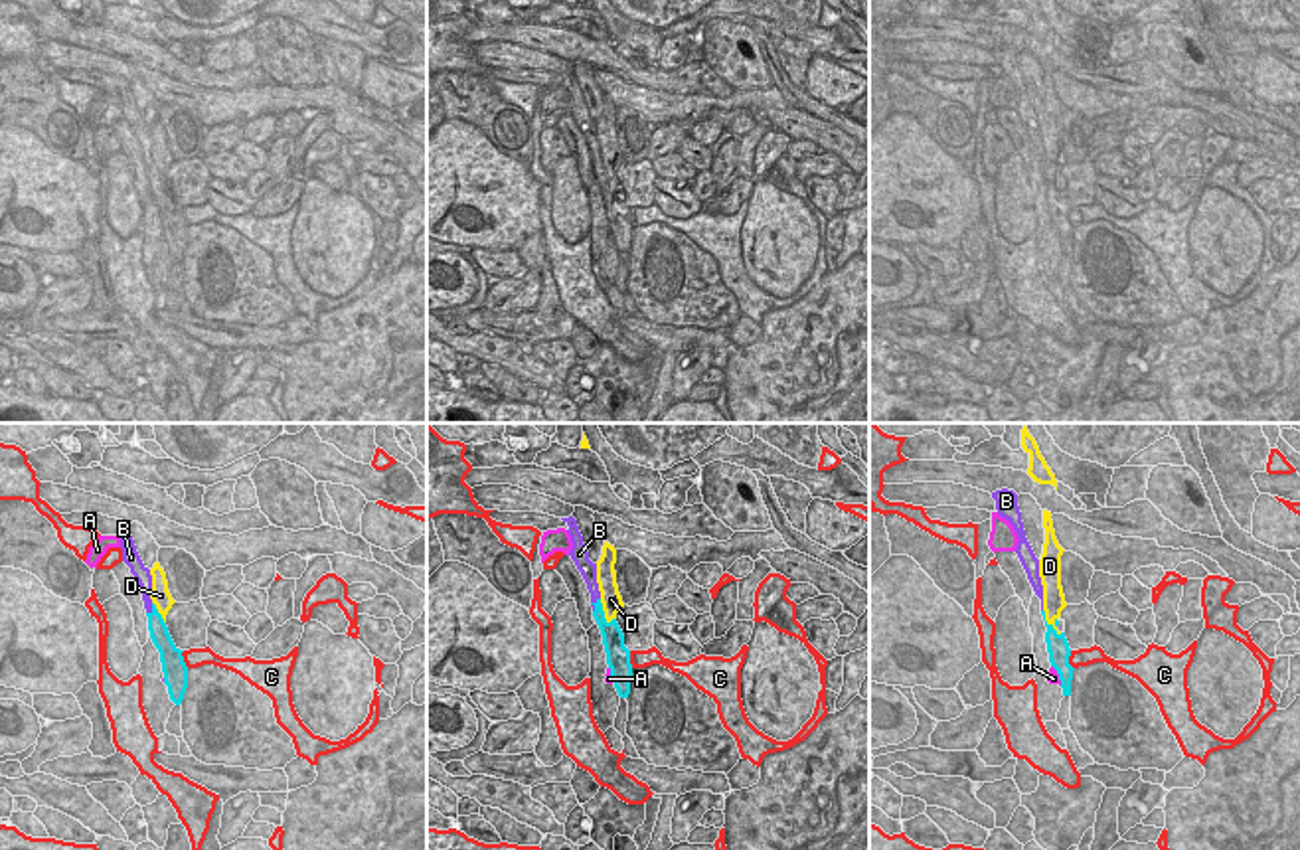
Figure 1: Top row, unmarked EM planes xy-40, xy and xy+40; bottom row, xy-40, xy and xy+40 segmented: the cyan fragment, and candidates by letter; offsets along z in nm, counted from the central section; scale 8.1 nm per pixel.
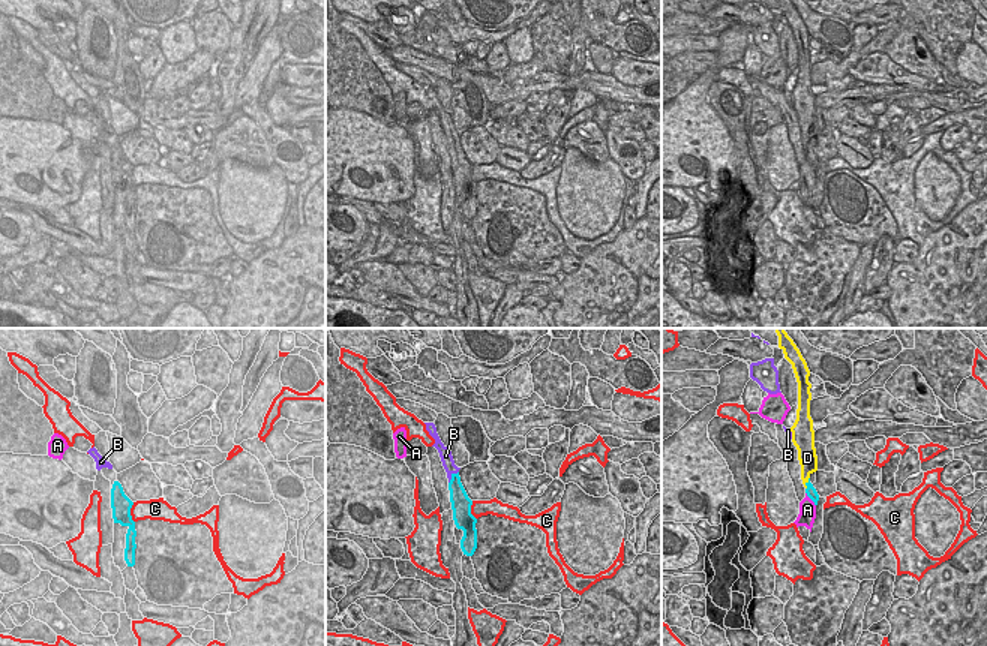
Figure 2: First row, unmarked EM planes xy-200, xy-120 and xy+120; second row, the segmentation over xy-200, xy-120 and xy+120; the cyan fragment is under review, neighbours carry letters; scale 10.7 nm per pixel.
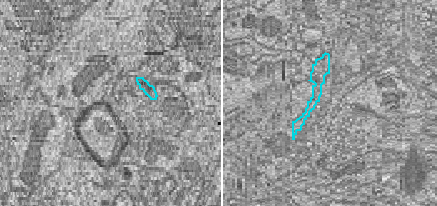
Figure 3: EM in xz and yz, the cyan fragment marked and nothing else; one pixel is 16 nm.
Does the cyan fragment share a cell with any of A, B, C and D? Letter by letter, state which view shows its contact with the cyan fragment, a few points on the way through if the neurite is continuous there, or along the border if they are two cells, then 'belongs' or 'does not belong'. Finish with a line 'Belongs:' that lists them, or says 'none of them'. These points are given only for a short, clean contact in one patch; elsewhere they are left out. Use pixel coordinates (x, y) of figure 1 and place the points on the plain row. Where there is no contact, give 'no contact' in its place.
A: xy+40 | does not belong
B: xy | along xy (599, 155), (593, 169) | does not belong
C: xy+40 | does not belong
D: xy+40 | across xy+40 (1057, 204), (1046, 180), (1054, 159) | belongs
Belongs: D

